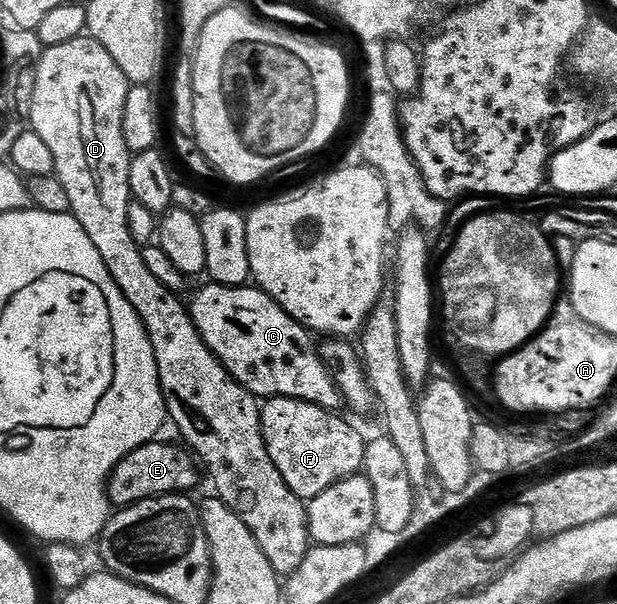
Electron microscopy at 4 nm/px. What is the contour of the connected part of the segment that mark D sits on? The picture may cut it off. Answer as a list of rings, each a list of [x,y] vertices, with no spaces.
[[[84,37],[65,41],[65,45],[46,48],[35,66],[34,78],[30,130],[35,131],[37,137],[43,138],[45,146],[53,152],[54,176],[59,179],[69,197],[70,214],[75,216],[81,229],[85,229],[97,253],[101,253],[101,261],[105,261],[109,277],[117,281],[117,289],[125,293],[125,301],[133,305],[137,317],[141,317],[149,333],[149,341],[157,357],[157,373],[167,402],[170,422],[175,422],[176,429],[183,434],[182,442],[198,456],[206,474],[207,471],[211,474],[211,483],[215,486],[214,494],[225,505],[229,505],[229,509],[233,509],[233,513],[237,513],[237,517],[245,521],[249,533],[257,537],[257,545],[261,545],[261,553],[265,553],[276,575],[290,577],[301,565],[301,561],[305,561],[307,552],[313,546],[307,524],[307,503],[299,499],[297,493],[289,489],[289,485],[285,485],[285,477],[281,477],[277,465],[273,465],[273,459],[269,457],[269,449],[265,445],[261,429],[260,400],[243,388],[223,368],[222,361],[208,349],[197,325],[191,319],[188,304],[184,300],[182,303],[176,292],[161,285],[161,281],[153,277],[149,265],[145,265],[143,247],[133,241],[133,233],[129,233],[129,205],[133,202],[129,169],[133,153],[125,145],[123,132],[125,97],[129,90],[125,73],[121,73],[117,61],[109,57],[105,45]]]

